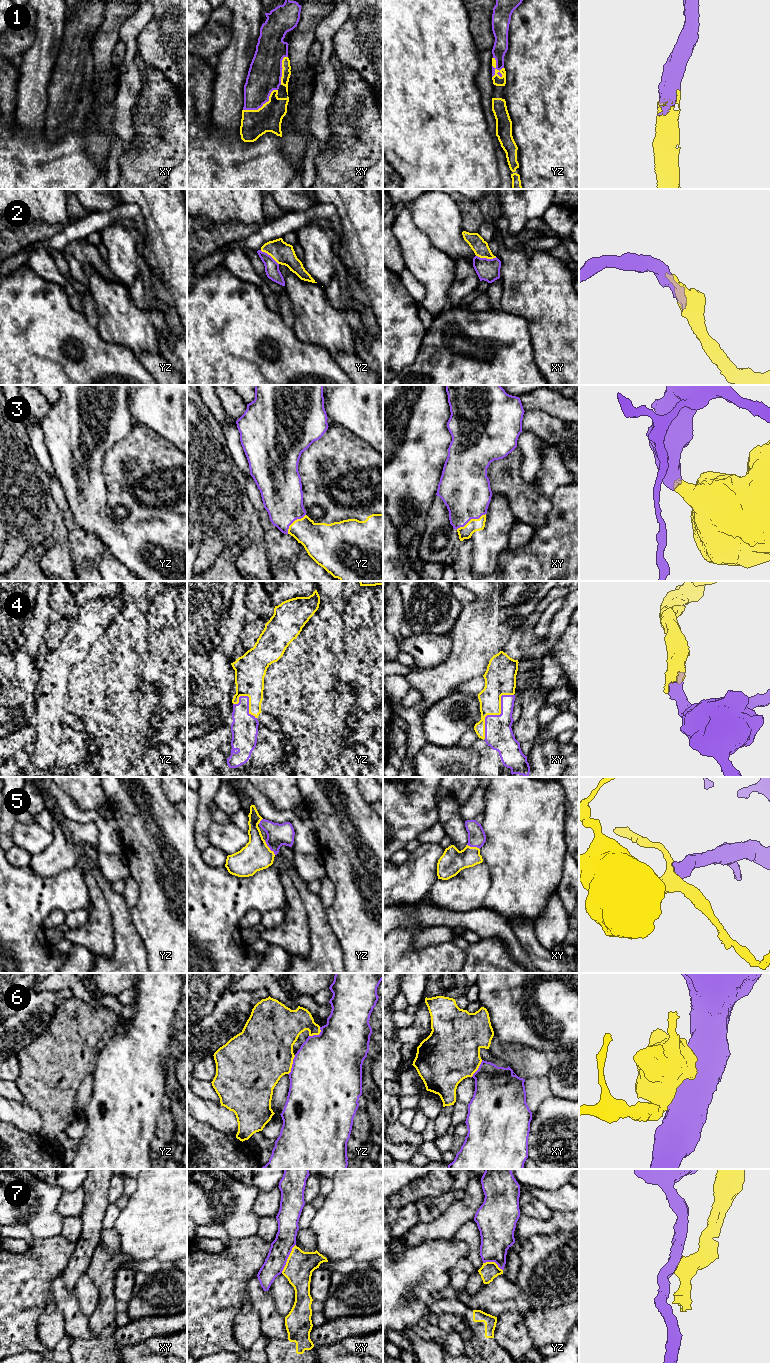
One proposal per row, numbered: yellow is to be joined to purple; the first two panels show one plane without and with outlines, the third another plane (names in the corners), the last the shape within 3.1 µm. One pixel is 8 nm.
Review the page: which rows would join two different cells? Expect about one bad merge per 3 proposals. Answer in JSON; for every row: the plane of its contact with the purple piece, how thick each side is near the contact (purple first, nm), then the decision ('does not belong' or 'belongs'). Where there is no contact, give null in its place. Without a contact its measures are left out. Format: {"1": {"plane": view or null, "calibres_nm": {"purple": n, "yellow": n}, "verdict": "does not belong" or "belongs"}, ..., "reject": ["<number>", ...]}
{"1": {"plane": "yz", "calibres_nm": {"purple": 120, "yellow": 80}, "verdict": "belongs"}, "2": {"plane": "xy", "calibres_nm": {"purple": 180, "yellow": 130}, "verdict": "belongs"}, "3": {"plane": "xy", "calibres_nm": {"purple": 400, "yellow": 100}, "verdict": "belongs"}, "4": {"plane": "xy", "calibres_nm": {"purple": 220, "yellow": 190}, "verdict": "belongs"}, "5": {"plane": "yz", "calibres_nm": {"purple": 180, "yellow": 240}, "verdict": "belongs"}, "6": {"plane": "yz", "calibres_nm": {"purple": 500, "yellow": 460}, "verdict": "does not belong"}, "7": {"plane": "xy", "calibres_nm": {"purple": 170, "yellow": 220}, "verdict": "does not belong"}, "reject": ["6", "7"]}

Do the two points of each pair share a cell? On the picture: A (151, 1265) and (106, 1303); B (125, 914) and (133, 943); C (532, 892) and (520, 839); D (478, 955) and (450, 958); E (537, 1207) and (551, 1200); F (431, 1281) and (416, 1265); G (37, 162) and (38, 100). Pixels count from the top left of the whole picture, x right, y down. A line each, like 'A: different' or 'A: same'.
A: different
B: same
C: same
D: different
E: different
F: same
G: different

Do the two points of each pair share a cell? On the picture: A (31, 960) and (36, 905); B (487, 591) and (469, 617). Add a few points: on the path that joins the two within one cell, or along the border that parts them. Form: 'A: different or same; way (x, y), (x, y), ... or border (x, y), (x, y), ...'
A: same; way (31, 946), (31, 919)
B: different; border (499, 591), (491, 602), (476, 599)

